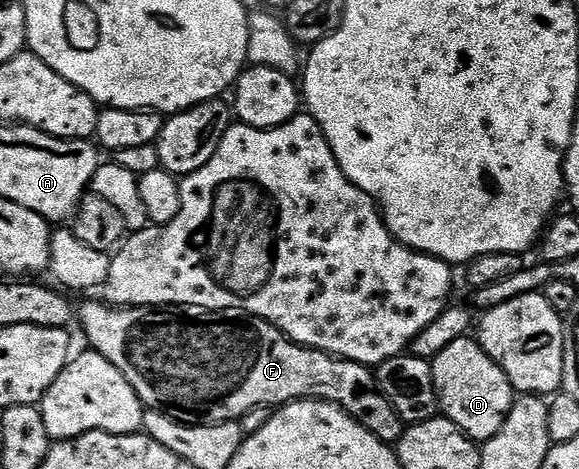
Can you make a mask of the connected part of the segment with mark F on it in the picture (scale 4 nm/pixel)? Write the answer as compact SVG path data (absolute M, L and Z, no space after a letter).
M99 301L79 306L76 319L79 324L82 322L82 331L90 342L87 344L124 373L128 385L136 389L147 408L162 411L181 423L232 423L261 407L277 409L297 399L322 399L343 407L352 418L369 427L381 443L394 445L402 438L402 419L382 395L371 368L302 347L258 315L246 311L209 311L203 307L113 307Z

